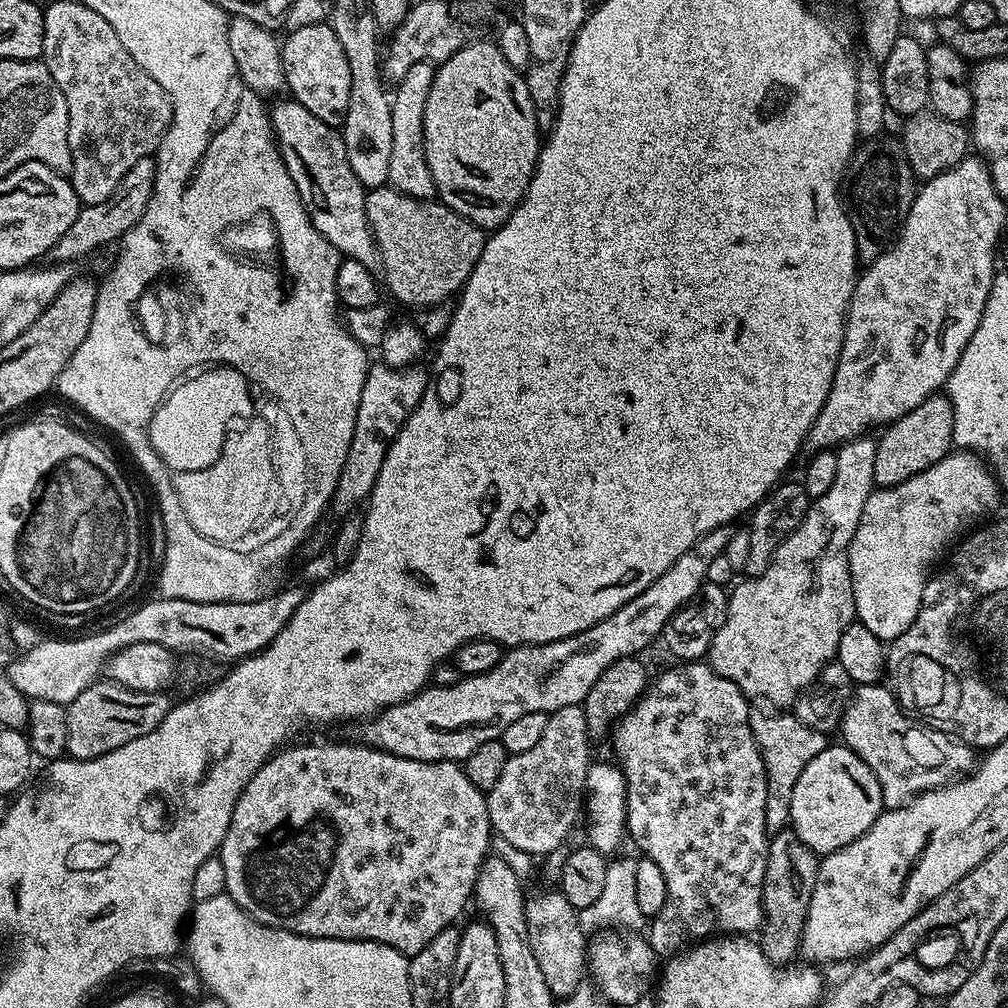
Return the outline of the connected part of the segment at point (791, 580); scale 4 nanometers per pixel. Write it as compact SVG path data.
M865 434L856 437L854 440L847 440L846 443L839 445L835 449L835 454L838 458L838 471L836 477L834 477L834 486L830 486L830 490L826 490L826 494L822 494L817 500L809 503L806 518L778 546L778 550L774 554L774 558L766 571L761 576L750 576L741 579L741 584L736 589L731 589L728 598L728 609L726 610L726 622L722 622L722 626L714 634L712 644L708 647L706 660L719 676L726 678L730 682L734 682L734 686L738 686L738 690L742 690L745 696L751 698L753 701L767 702L772 706L795 705L800 693L807 690L814 683L820 671L827 664L835 661L838 642L842 638L842 634L856 620L854 590L852 589L850 566L848 565L848 547L854 538L854 530L858 530L858 518L862 518L862 506L866 506L866 498L870 498L870 494L874 490L874 454L876 453L876 440L873 437L870 438L870 436Z

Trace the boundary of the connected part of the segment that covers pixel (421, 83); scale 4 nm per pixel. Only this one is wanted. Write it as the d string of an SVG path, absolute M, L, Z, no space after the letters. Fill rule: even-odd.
M431 63L410 66L410 70L395 85L396 93L391 93L392 113L390 123L394 133L394 143L390 145L390 174L388 184L402 194L419 200L431 200L436 196L434 178L426 162L424 149L424 111L426 98L430 98L432 79L436 77L436 68Z

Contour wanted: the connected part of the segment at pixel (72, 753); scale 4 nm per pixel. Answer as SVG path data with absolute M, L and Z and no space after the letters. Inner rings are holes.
M107 678L82 690L82 694L66 706L67 755L74 760L93 760L118 750L118 746L126 746L126 742L134 742L134 738L150 734L168 713L170 700L164 695L163 691L130 690Z

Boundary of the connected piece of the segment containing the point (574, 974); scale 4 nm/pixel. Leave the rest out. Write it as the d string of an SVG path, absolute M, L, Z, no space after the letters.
M559 890L529 895L524 905L530 950L534 950L538 970L542 970L542 978L546 978L546 986L550 986L553 996L567 998L586 976L590 940L580 924L580 913Z

